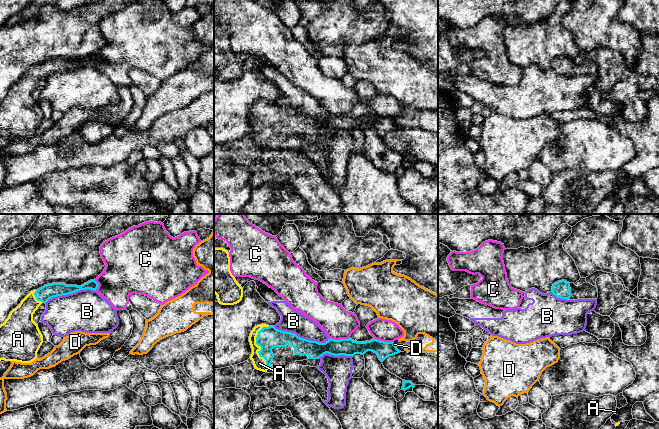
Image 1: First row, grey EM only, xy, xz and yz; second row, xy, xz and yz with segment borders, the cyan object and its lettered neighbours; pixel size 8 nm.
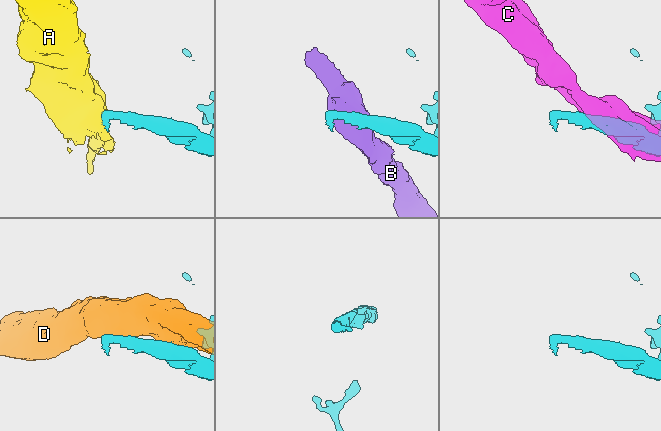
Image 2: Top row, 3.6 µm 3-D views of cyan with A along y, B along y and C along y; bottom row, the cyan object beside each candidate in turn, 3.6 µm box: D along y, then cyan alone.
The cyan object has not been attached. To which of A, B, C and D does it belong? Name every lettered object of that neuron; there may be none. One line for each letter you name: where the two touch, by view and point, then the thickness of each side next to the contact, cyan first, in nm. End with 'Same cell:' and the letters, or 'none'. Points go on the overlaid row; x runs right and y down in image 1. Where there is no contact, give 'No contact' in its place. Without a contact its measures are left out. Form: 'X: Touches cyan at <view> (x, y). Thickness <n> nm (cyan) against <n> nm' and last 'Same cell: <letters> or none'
A: Touches cyan at xz (260, 346). Thickness 180 nm (cyan) against 100 nm
Same cell: A

